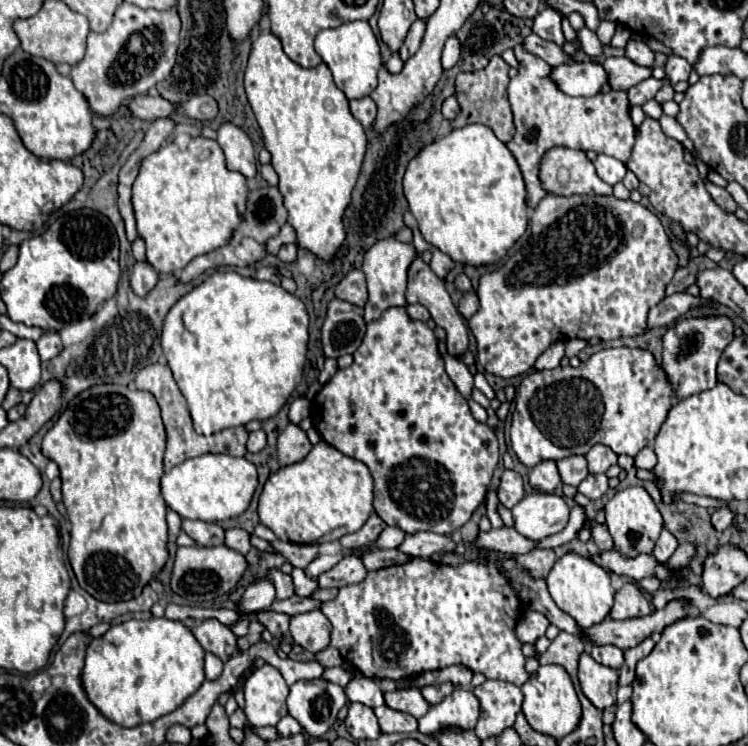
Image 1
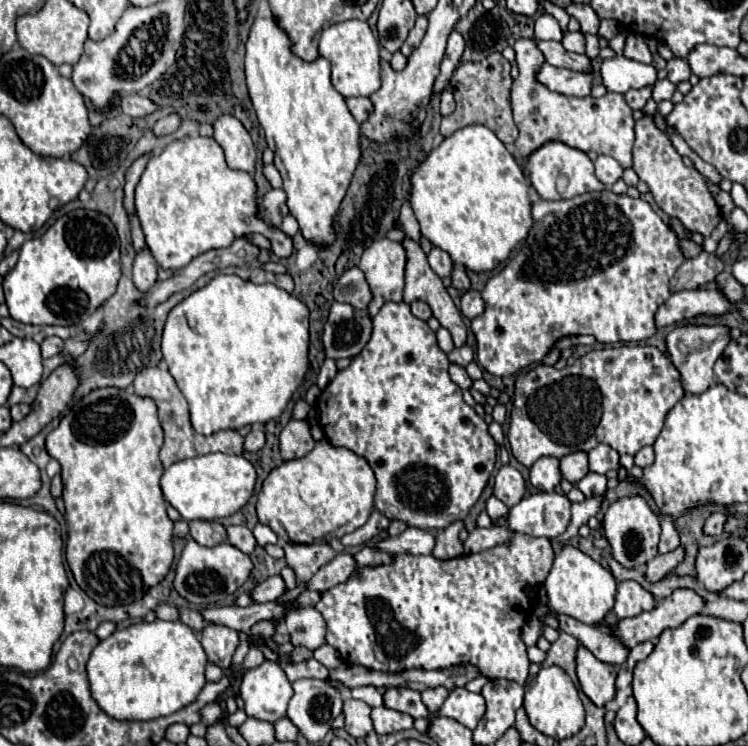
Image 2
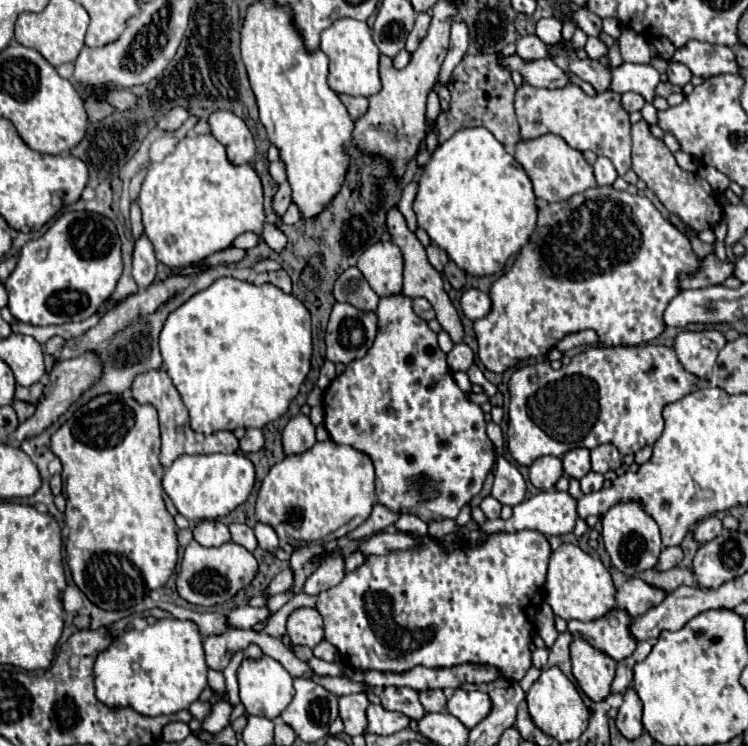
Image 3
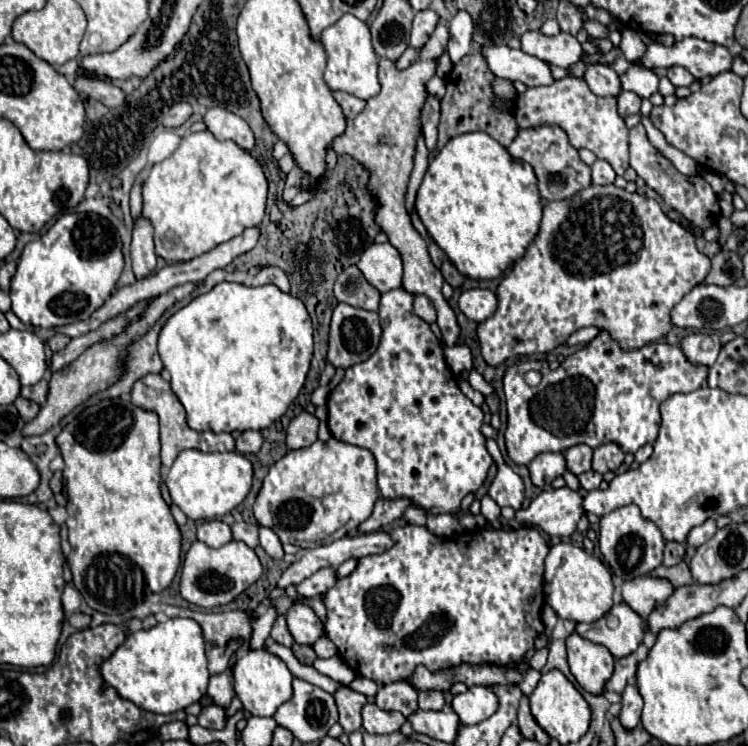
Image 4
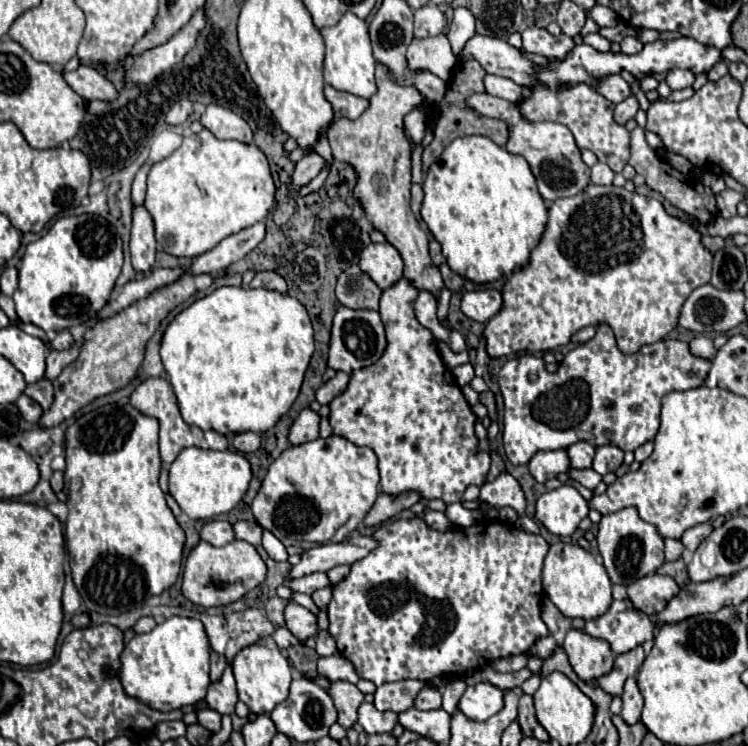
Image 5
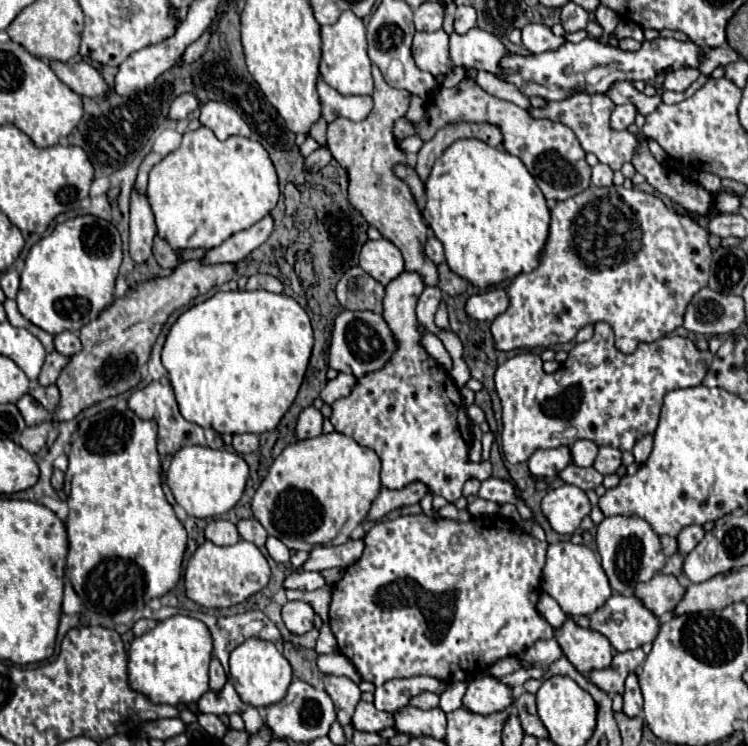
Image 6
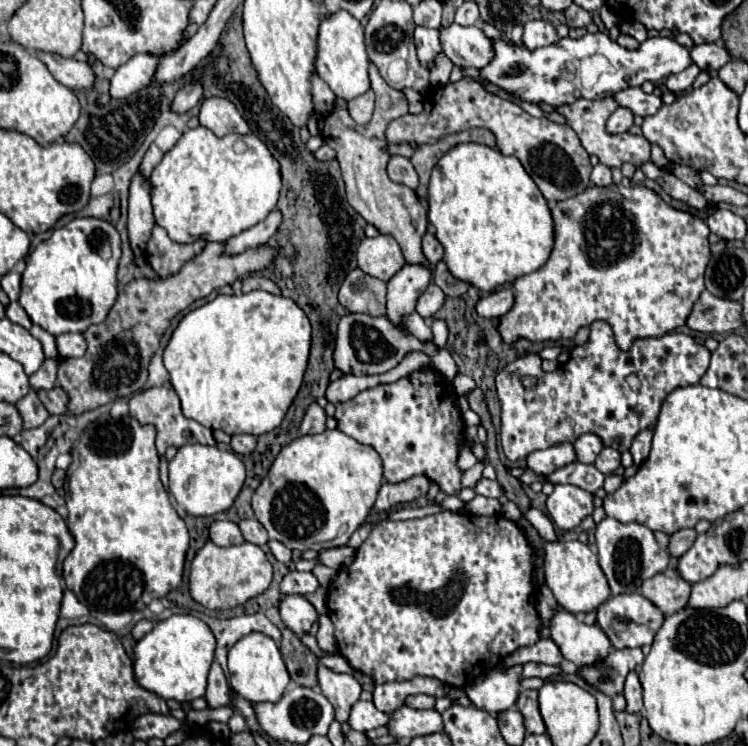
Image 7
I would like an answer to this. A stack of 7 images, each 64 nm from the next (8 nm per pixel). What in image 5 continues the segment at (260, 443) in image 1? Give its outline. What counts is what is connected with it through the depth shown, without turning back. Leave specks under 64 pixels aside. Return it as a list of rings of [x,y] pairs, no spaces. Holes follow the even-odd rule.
[[[242,432],[242,434],[236,434],[232,446],[242,452],[242,454],[248,454],[248,452],[256,452],[260,448],[260,436],[254,434],[254,432]]]

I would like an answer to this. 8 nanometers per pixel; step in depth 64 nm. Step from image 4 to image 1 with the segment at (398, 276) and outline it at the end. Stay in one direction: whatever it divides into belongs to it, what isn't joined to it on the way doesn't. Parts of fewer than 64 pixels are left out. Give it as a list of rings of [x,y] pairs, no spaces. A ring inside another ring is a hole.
[[[394,238],[380,240],[380,244],[374,244],[366,252],[364,264],[362,264],[366,282],[368,282],[368,302],[364,306],[366,324],[378,320],[382,316],[382,312],[392,306],[406,306],[404,294],[406,294],[406,282],[408,282],[408,268],[416,260],[416,256],[418,256],[418,252],[412,244],[404,244]]]

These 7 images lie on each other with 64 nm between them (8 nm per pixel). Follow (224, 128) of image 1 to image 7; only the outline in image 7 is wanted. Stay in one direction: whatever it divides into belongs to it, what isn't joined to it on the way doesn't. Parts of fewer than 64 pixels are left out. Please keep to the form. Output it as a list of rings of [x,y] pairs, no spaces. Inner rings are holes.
[[[208,98],[200,106],[200,124],[210,128],[216,136],[226,134],[250,134],[246,120],[240,116],[236,106],[224,98]]]

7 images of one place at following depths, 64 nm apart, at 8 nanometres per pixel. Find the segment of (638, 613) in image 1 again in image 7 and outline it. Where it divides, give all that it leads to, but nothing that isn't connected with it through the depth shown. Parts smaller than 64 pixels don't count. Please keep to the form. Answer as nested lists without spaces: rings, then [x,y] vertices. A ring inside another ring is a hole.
[[[656,574],[640,586],[640,592],[654,606],[658,606],[662,614],[674,614],[686,606],[690,596],[690,584],[680,576],[670,578],[666,574]]]

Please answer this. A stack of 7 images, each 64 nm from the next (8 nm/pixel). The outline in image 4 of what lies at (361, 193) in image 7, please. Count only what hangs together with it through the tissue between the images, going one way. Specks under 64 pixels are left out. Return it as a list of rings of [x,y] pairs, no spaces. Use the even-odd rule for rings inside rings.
[[[440,18],[434,32],[428,38],[428,42],[420,48],[420,56],[412,66],[408,66],[406,70],[398,70],[394,66],[394,62],[390,62],[388,58],[380,58],[380,68],[378,68],[378,80],[382,86],[380,94],[376,94],[368,100],[364,112],[360,112],[356,118],[348,120],[344,136],[338,136],[334,140],[332,150],[338,156],[352,154],[360,164],[364,164],[372,172],[370,188],[376,194],[378,204],[380,204],[380,208],[376,210],[376,222],[388,234],[390,244],[396,246],[402,256],[402,262],[404,262],[402,286],[406,292],[410,292],[414,296],[424,294],[432,300],[436,314],[438,314],[438,326],[440,326],[440,332],[442,332],[446,346],[456,346],[456,342],[460,338],[460,326],[458,326],[454,310],[450,308],[448,300],[442,296],[440,288],[444,284],[444,278],[442,278],[440,270],[432,264],[428,250],[426,250],[426,242],[414,230],[410,216],[404,208],[404,192],[406,192],[406,184],[408,184],[408,178],[412,172],[416,140],[422,134],[420,112],[422,112],[424,100],[428,96],[426,84],[432,76],[436,76],[436,66],[438,66],[440,56],[448,48],[448,38],[450,38],[448,24],[444,18]]]

